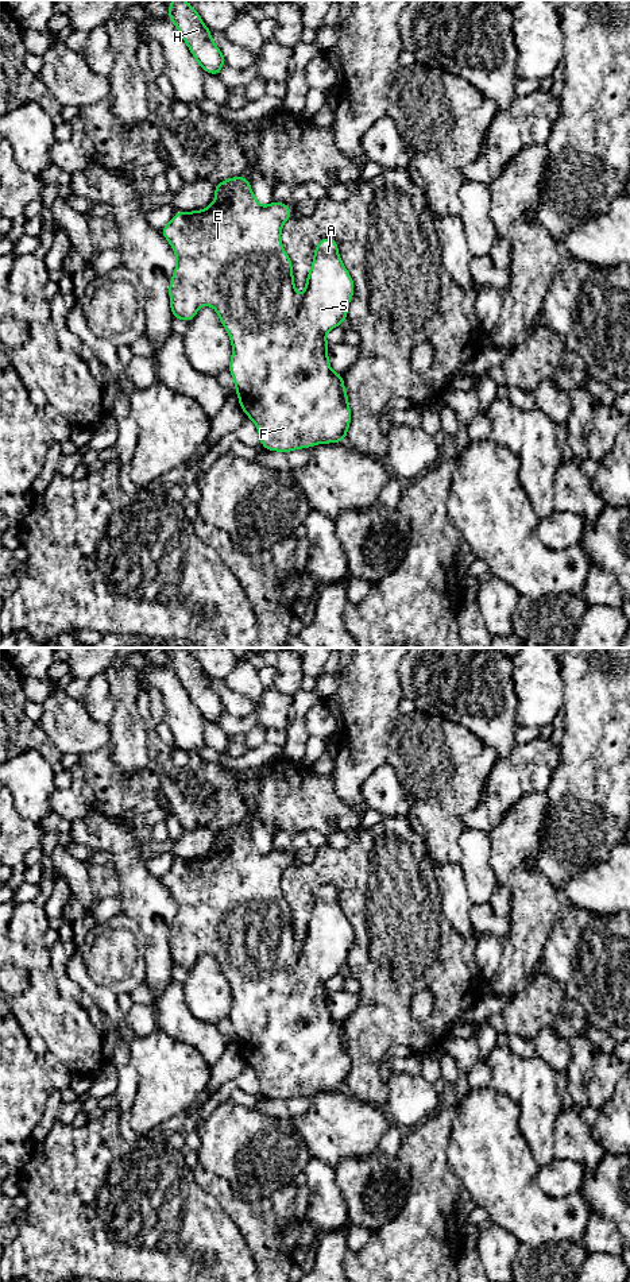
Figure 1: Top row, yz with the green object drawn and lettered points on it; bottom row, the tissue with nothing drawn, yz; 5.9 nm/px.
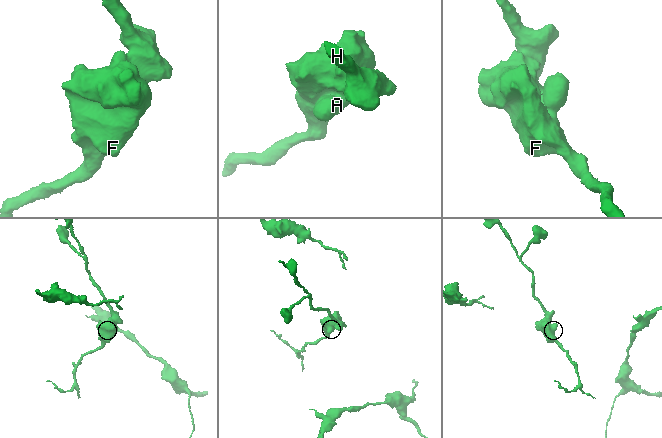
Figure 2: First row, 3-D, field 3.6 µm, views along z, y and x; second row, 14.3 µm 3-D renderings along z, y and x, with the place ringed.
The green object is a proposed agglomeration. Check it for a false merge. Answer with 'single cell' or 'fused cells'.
single cell

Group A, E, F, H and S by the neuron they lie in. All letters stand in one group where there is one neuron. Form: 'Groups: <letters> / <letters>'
Groups: A E F H S

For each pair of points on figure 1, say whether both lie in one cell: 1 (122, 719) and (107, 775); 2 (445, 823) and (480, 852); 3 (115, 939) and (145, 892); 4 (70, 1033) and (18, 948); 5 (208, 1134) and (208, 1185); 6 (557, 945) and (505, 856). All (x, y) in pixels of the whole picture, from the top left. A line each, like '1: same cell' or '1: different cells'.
1: different cells
2: different cells
3: different cells
4: same cell
5: different cells
6: different cells

